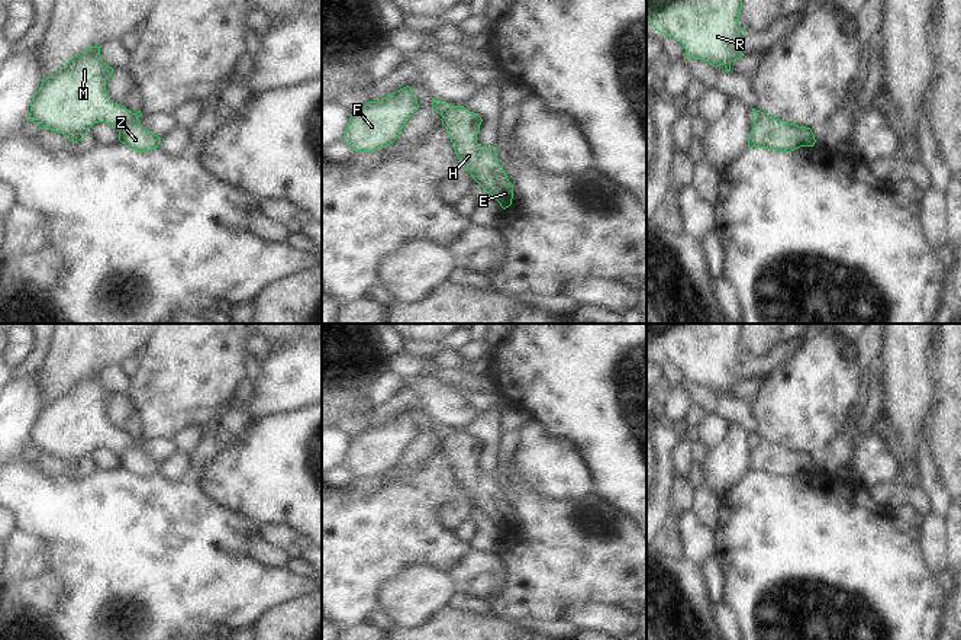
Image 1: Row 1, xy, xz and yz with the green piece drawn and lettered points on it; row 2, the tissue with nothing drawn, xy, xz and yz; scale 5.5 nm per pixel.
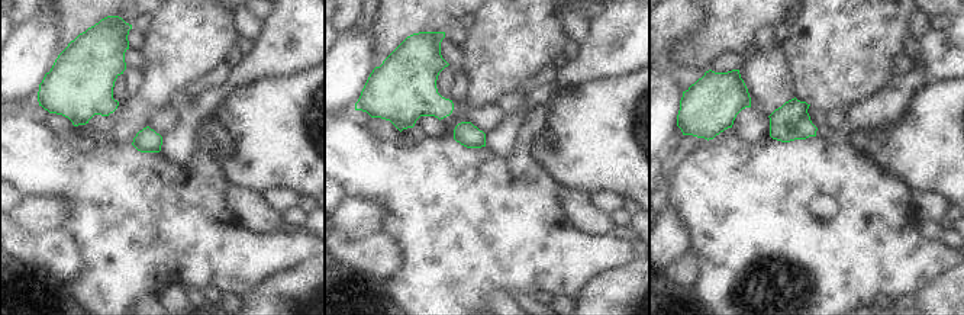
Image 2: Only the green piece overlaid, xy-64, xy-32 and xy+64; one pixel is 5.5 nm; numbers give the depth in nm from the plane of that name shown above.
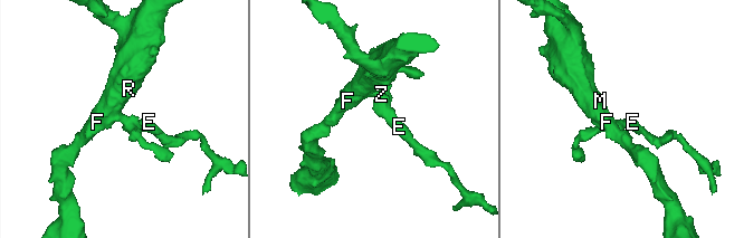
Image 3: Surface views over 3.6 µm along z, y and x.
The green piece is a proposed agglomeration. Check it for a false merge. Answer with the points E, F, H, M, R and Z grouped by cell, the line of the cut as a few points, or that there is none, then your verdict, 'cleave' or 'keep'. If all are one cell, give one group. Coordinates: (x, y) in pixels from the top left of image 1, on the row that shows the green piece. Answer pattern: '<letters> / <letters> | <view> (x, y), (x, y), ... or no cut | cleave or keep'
E H Z / F M R | xy (134, 113), (119, 131) | cleave

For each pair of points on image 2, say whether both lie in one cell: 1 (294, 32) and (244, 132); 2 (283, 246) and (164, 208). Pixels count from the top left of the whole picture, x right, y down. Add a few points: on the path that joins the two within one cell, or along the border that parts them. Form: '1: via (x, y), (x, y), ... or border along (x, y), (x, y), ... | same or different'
1: border along (306, 67), (286, 74), (254, 77), (239, 84) | different
2: via (254, 246), (202, 246), (193, 237) | same

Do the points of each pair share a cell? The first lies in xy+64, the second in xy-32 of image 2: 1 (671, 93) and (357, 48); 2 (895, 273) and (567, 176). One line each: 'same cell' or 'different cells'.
1: same cell
2: different cells

